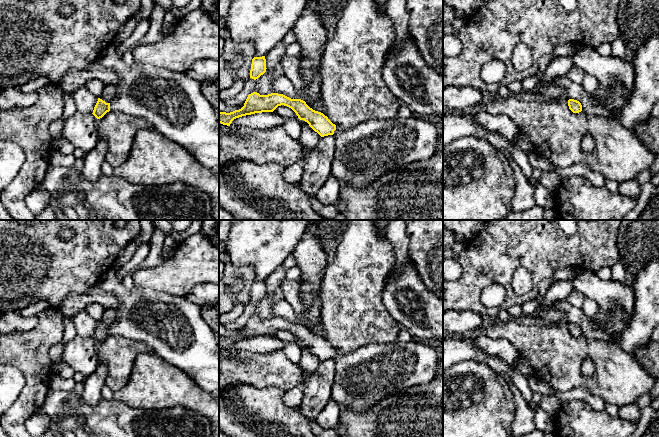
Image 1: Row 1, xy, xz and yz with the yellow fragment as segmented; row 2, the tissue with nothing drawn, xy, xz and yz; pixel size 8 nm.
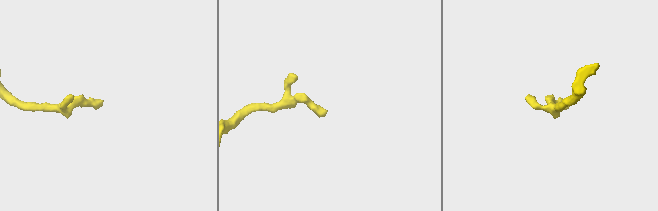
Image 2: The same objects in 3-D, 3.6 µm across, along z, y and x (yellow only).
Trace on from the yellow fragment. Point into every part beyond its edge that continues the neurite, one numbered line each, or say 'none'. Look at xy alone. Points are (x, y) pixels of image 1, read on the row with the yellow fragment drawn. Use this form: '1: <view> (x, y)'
1: xy (173, 103)

